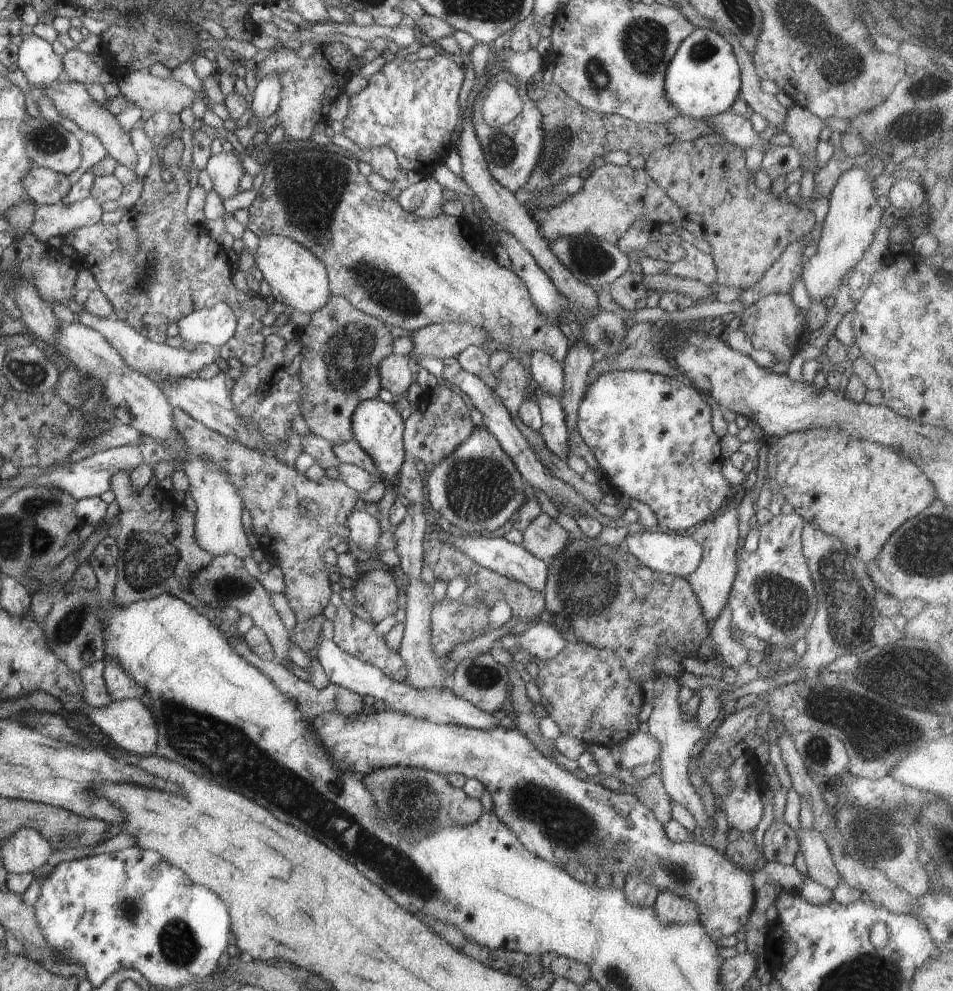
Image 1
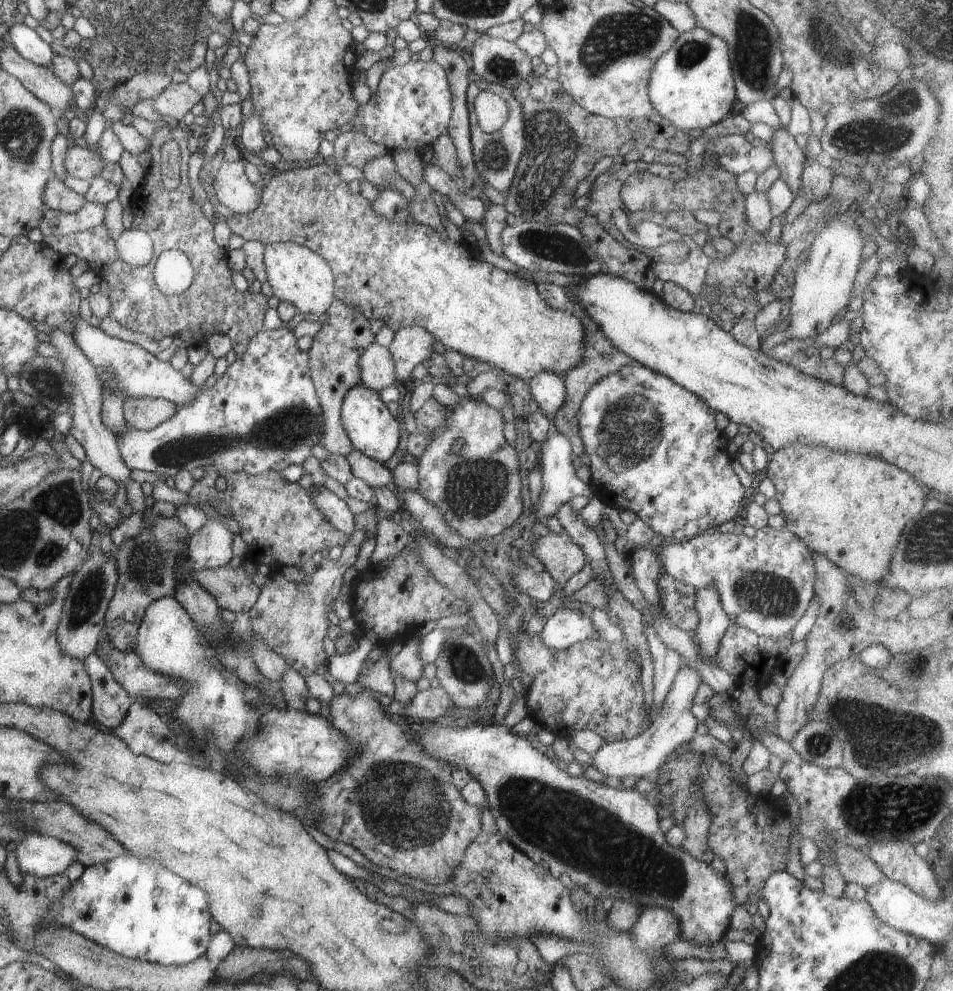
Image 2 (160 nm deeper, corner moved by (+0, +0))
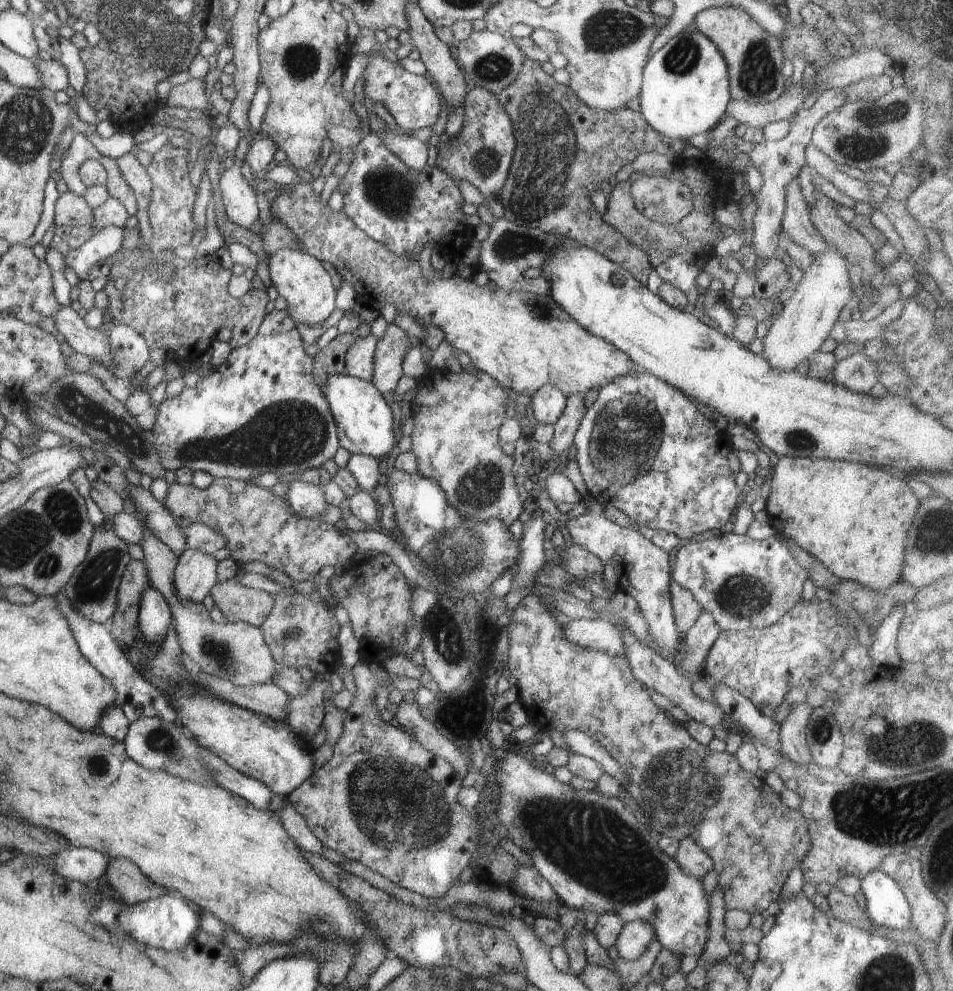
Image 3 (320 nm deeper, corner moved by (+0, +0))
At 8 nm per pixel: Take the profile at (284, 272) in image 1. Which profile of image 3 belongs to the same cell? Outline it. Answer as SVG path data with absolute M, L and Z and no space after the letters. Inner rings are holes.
M280 249L268 257L270 280L278 294L287 300L286 312L295 320L309 327L321 324L334 310L336 289L330 274L324 269L322 261L302 251Z

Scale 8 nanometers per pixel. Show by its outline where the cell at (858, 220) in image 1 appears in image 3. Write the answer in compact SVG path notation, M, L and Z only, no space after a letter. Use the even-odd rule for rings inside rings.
M836 249L828 250L814 257L810 268L794 287L794 294L783 303L783 309L771 320L770 329L763 337L762 356L773 369L794 371L798 366L816 354L837 321L840 310L850 305L853 289L850 287L850 265L842 253Z

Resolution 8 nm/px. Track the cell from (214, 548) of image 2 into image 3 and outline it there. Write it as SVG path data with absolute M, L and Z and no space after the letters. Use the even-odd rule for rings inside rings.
M184 550L173 574L175 593L183 601L202 603L216 584L216 564L211 554Z

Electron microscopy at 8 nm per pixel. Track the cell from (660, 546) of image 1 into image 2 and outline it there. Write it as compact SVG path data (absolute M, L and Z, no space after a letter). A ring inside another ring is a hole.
M766 525L754 537L710 530L678 544L665 541L656 548L659 563L668 575L681 583L692 585L696 590L715 587L722 608L731 621L758 636L780 639L790 634L815 596L816 570L812 556L804 542L787 526L774 531Z

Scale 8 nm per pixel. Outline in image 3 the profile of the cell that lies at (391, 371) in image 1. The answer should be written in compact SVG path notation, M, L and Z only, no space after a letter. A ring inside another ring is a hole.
M371 332L358 337L346 353L345 374L371 382L376 345L377 338Z

